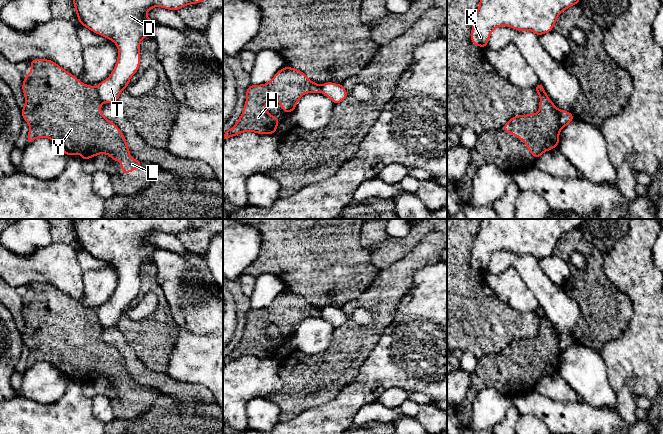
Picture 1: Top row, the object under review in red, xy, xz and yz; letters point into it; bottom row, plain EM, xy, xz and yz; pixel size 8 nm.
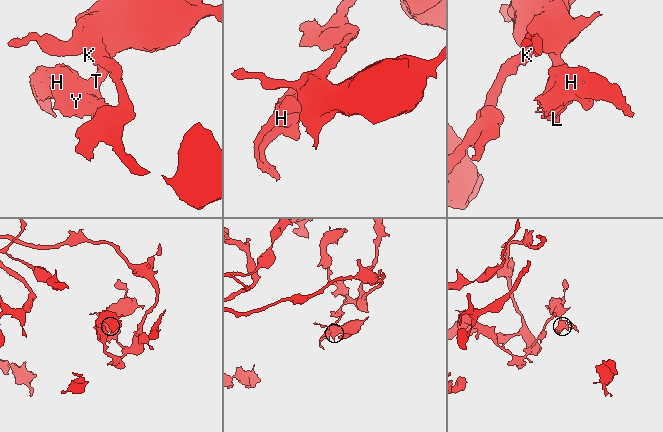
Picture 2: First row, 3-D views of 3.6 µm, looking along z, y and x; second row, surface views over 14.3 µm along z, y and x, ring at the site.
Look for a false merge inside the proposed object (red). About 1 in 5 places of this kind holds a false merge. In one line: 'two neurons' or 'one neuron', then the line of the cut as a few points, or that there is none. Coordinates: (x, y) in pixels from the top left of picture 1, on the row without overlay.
two neurons; cut yz (541, 320), (549, 324), (560, 353)

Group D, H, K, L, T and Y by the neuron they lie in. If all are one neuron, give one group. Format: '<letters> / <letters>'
D K T / H L Y

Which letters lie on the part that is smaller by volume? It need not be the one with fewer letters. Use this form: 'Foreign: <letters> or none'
Foreign: H, L, Y

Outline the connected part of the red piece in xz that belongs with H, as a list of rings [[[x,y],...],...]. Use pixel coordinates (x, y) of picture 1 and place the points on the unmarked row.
[[[283,291],[266,308],[251,308],[246,314],[246,325],[243,336],[238,345],[231,353],[225,354],[223,365],[237,360],[243,356],[255,356],[257,358],[274,358],[277,355],[279,343],[266,335],[266,328],[269,325],[277,325],[283,336],[293,336],[300,322],[307,317],[321,316],[321,310],[311,305],[301,294],[292,291]]]

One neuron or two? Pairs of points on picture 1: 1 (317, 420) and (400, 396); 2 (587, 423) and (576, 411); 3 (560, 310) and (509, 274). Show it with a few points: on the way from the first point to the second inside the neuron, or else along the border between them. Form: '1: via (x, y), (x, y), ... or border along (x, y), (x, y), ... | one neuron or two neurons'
1: border along (397, 387), (386, 389), (376, 400) | two neurons
2: via (584, 420), (578, 414) | one neuron
3: border along (515, 268), (539, 305) | two neurons

